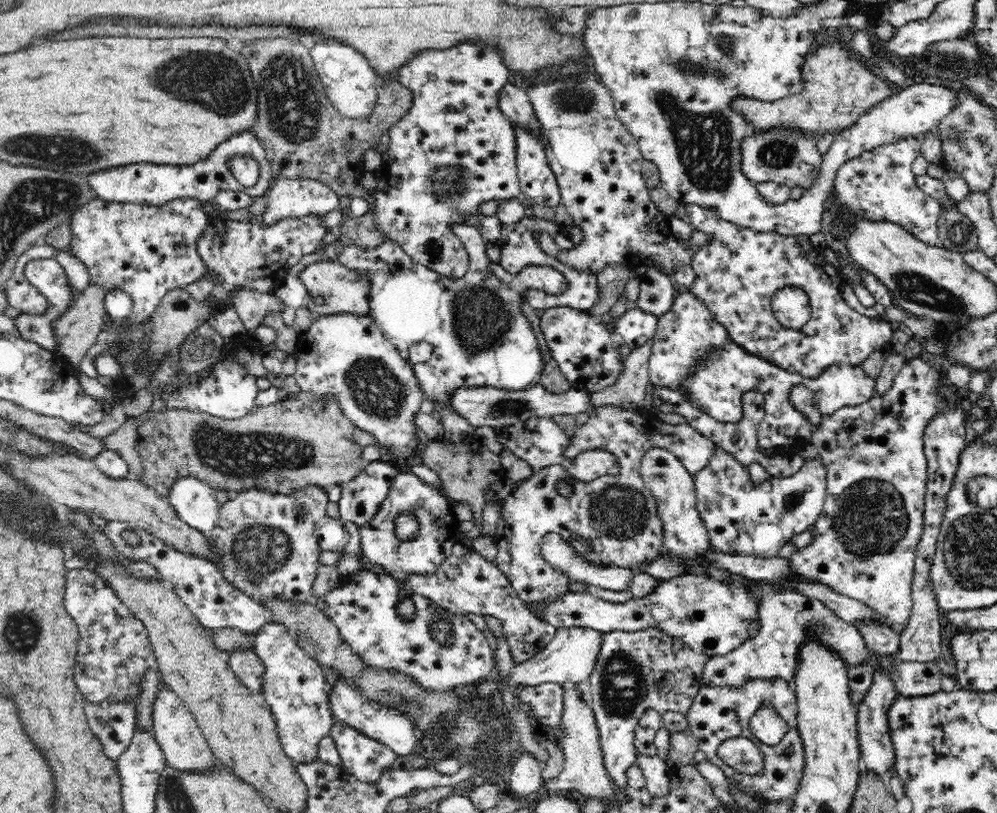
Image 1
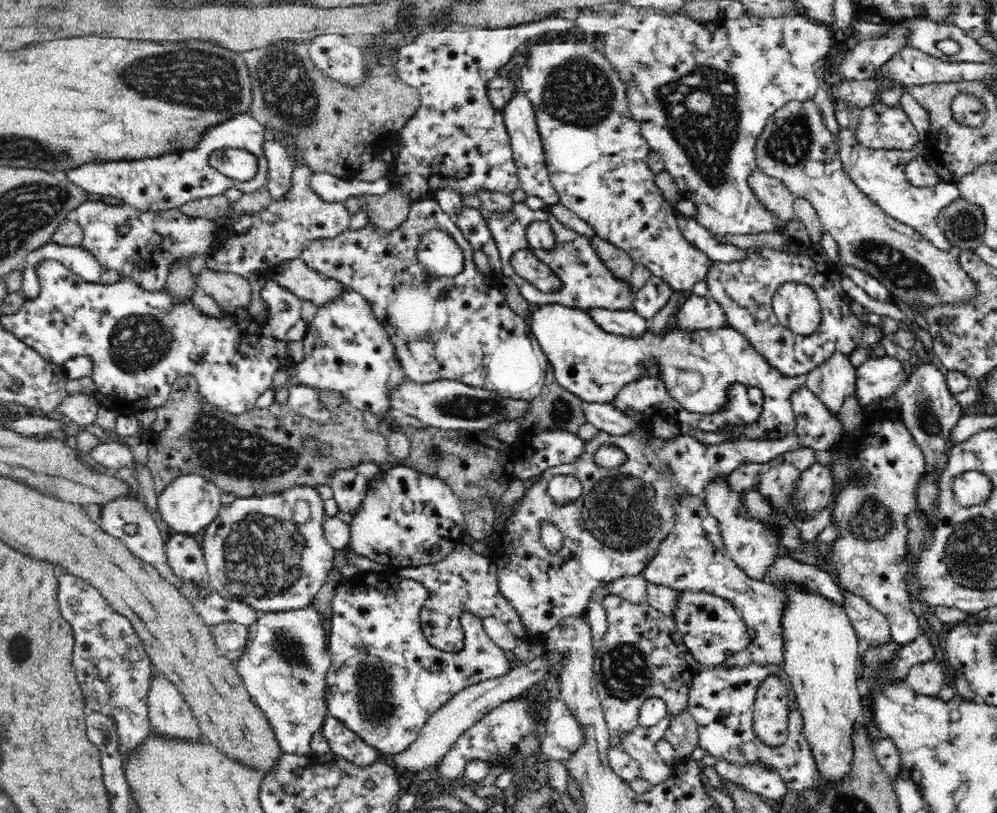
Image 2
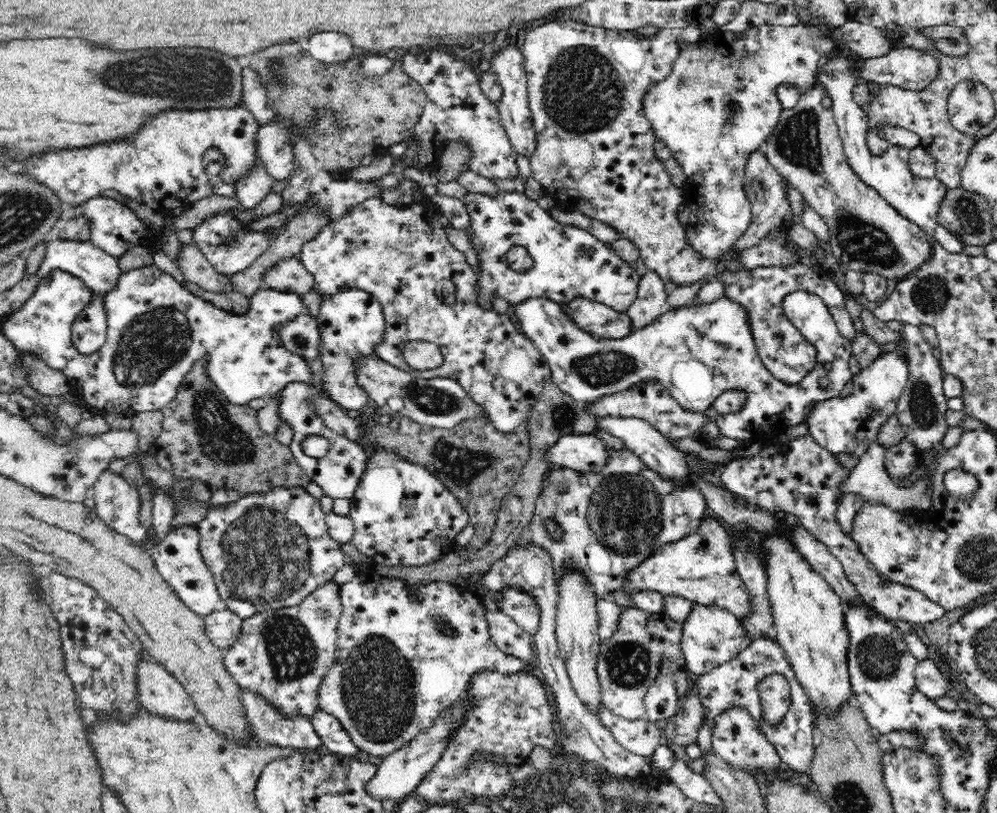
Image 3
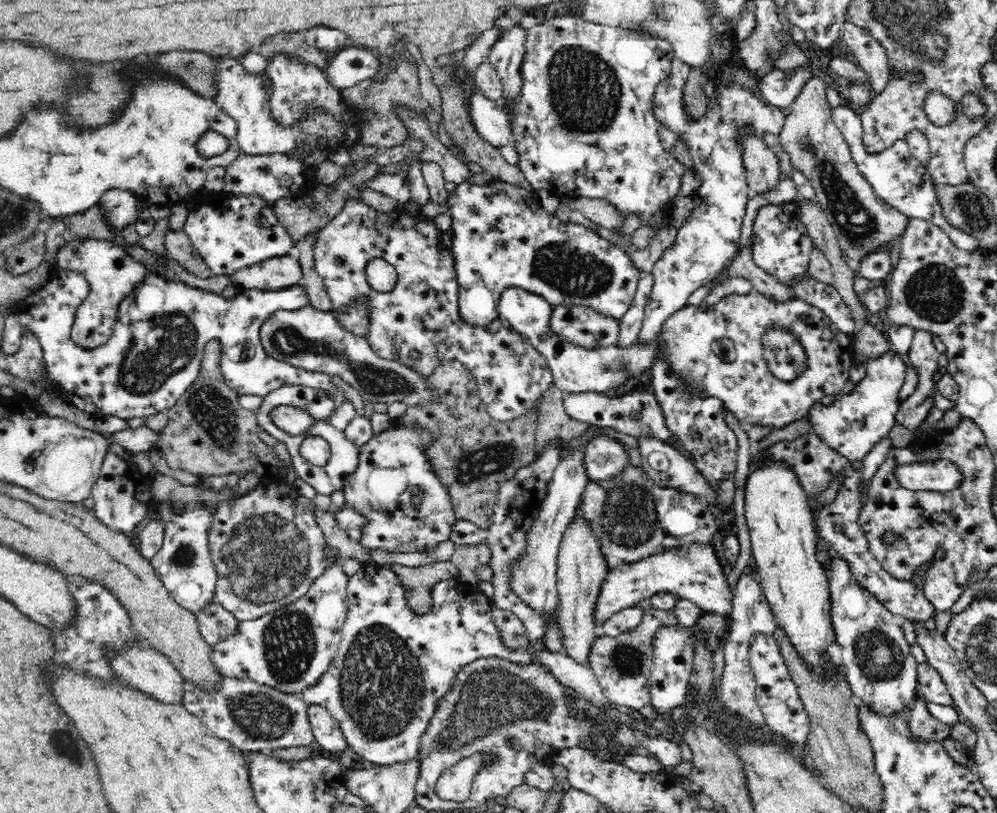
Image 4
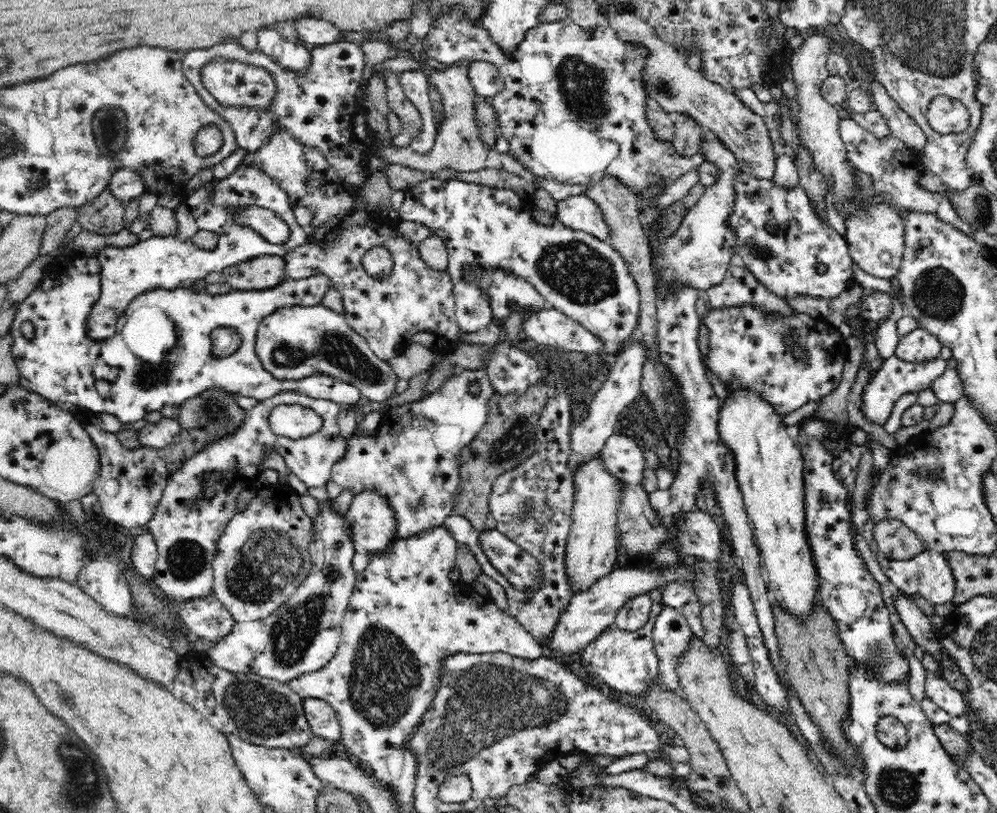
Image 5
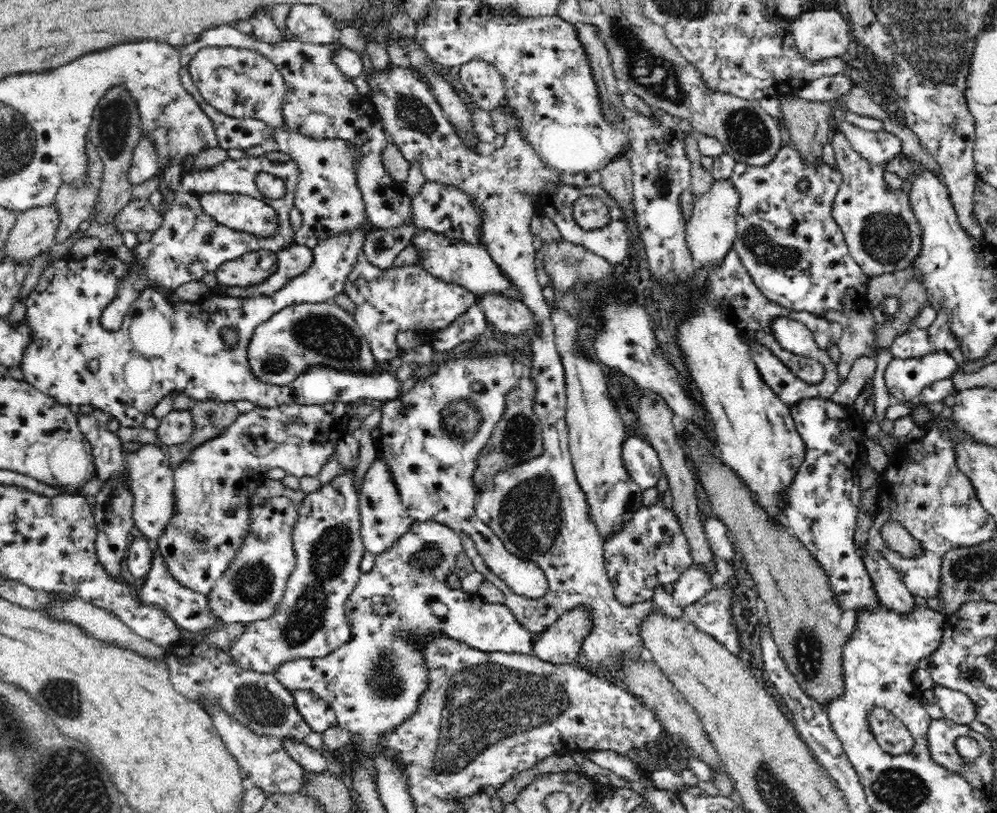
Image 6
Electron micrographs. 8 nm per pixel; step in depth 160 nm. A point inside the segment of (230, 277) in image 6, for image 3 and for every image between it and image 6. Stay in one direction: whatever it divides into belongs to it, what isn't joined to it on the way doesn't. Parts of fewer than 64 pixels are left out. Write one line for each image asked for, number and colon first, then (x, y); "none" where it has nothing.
3: (290, 275)
4: (277, 273)
5: (265, 272)

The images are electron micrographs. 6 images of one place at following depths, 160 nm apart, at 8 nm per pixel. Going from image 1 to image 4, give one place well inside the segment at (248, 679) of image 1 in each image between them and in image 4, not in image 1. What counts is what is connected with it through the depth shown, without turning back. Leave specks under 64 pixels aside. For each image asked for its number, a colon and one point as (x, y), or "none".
2: (231, 639)
3: (223, 627)
4: (215, 623)

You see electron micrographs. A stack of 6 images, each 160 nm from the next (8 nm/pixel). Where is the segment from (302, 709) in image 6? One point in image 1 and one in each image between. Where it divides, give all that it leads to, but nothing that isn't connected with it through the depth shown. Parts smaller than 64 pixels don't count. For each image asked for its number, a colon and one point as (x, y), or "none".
1: (365, 758)
2: (345, 743)
3: (335, 737)
4: (328, 735)
5: (322, 718)

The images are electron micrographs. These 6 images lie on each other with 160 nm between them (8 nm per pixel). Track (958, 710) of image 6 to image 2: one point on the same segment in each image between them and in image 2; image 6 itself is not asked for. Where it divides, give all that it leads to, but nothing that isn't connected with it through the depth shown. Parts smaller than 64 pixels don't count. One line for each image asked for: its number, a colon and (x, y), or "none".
2: (926, 679)
3: (930, 681)
4: (931, 687)
5: (937, 689)

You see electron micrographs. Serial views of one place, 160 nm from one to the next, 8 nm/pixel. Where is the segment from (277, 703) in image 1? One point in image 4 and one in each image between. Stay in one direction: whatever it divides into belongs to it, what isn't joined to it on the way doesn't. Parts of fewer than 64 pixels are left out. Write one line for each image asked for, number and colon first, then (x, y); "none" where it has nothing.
2: (284, 667)
3: (282, 655)
4: (289, 649)

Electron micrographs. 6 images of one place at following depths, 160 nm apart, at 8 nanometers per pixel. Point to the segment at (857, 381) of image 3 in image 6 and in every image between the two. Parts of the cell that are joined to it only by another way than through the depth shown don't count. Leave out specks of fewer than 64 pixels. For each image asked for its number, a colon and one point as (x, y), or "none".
4: (853, 423)
5: (896, 377)
6: (906, 377)

